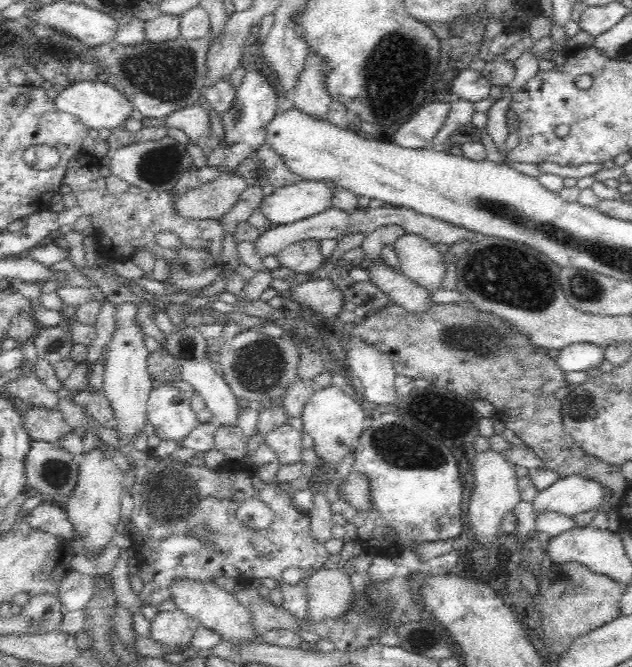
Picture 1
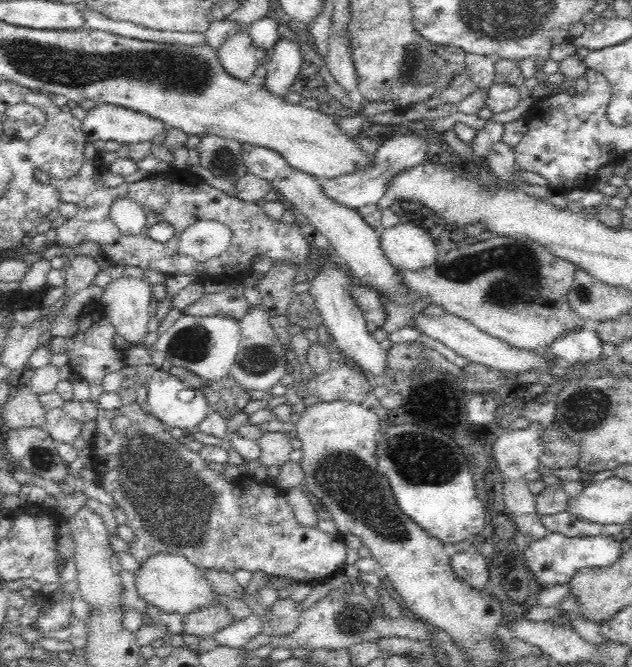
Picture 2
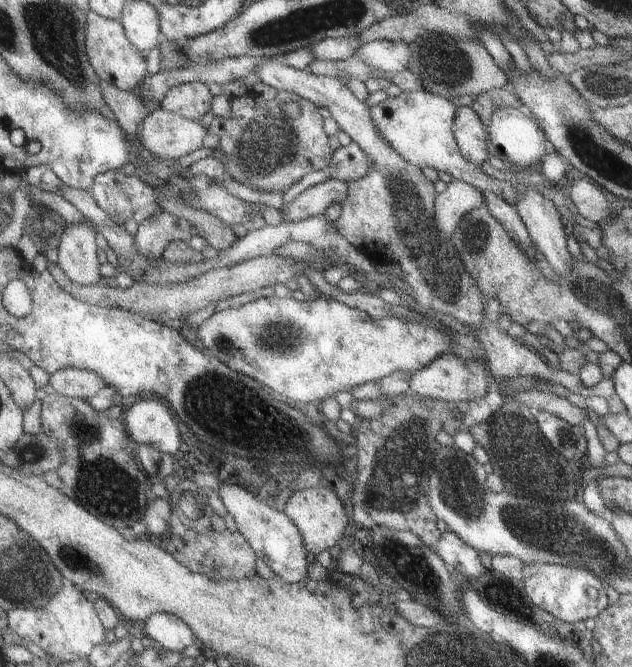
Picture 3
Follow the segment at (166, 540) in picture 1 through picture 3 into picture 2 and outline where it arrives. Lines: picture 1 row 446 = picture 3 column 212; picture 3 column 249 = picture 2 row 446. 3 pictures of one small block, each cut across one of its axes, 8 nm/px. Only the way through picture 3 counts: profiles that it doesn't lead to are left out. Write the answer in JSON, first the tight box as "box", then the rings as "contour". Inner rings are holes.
{"box":[89,377,347,584],"contour":[[[125,377],[119,389],[123,397],[122,408],[98,412],[96,434],[91,443],[91,448],[96,452],[89,462],[103,484],[102,488],[112,495],[117,508],[124,510],[127,516],[125,524],[134,533],[134,542],[128,543],[127,552],[139,563],[160,553],[178,554],[196,566],[214,566],[216,570],[229,573],[242,568],[250,572],[263,570],[271,576],[278,574],[307,584],[332,578],[346,570],[347,546],[336,540],[335,535],[324,534],[316,527],[300,525],[286,504],[286,490],[281,489],[278,494],[276,488],[246,482],[246,500],[240,504],[236,494],[236,490],[240,490],[238,486],[230,484],[222,473],[218,474],[218,470],[212,470],[212,466],[208,466],[198,453],[192,452],[189,446],[172,436],[170,427],[138,404],[138,383],[135,377]],[[119,415],[128,419],[126,430],[115,430],[115,419]]]}

